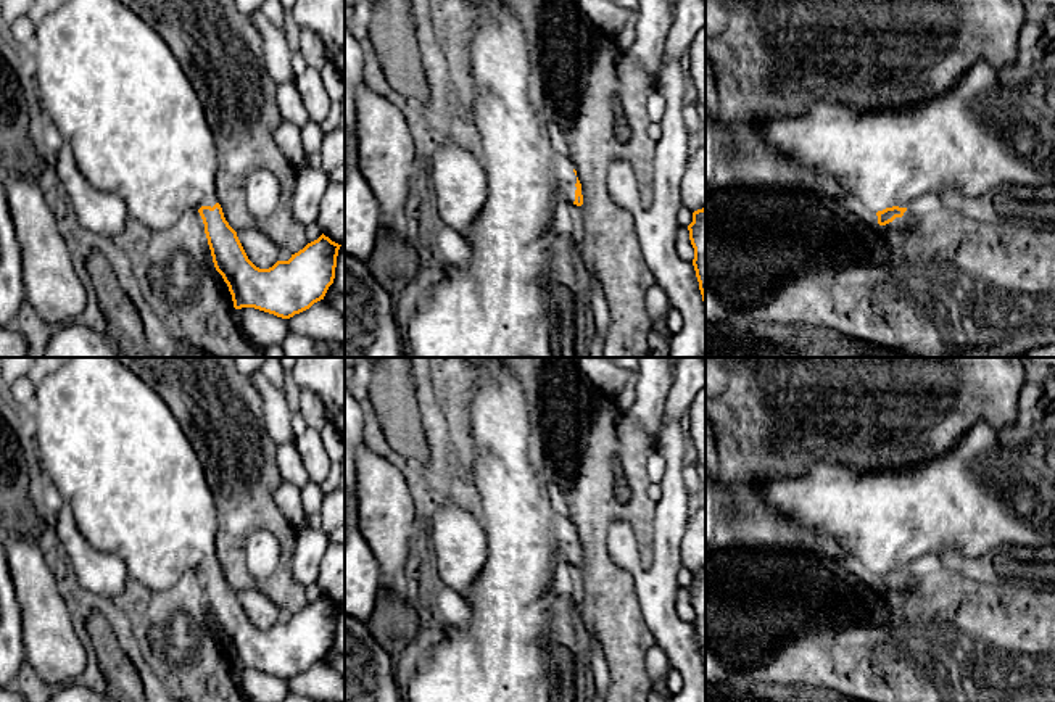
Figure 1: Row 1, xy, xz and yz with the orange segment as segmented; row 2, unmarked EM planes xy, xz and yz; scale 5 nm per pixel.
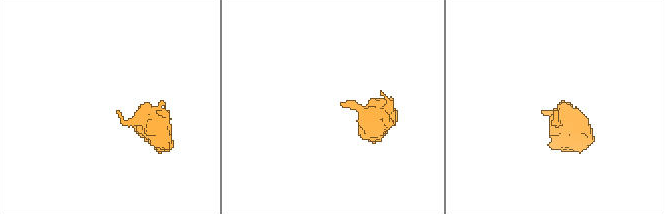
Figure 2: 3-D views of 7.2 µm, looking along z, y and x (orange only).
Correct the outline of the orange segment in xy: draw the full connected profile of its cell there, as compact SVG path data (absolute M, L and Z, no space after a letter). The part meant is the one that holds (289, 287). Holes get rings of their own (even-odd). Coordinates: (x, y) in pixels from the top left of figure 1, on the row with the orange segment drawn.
M60 0L37 23L35 76L43 111L71 147L82 176L101 192L121 196L130 224L140 230L164 230L187 211L198 211L216 270L232 295L234 308L254 308L282 319L290 319L324 299L335 279L337 256L341 245L324 233L269 269L256 267L246 256L237 232L229 225L216 192L217 145L205 118L197 92L180 63L161 35L119 0Z

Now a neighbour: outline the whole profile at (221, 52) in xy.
M119 0L142 21L155 29L180 63L192 89L197 92L205 118L217 145L216 192L224 217L235 230L258 229L279 248L292 254L309 242L306 227L292 216L292 198L298 169L292 166L274 140L282 122L277 106L277 84L264 64L264 42L250 18L243 16L235 0ZM238 143L250 143L259 164L279 180L279 206L267 217L254 217L246 208L246 179L225 169L224 155Z

